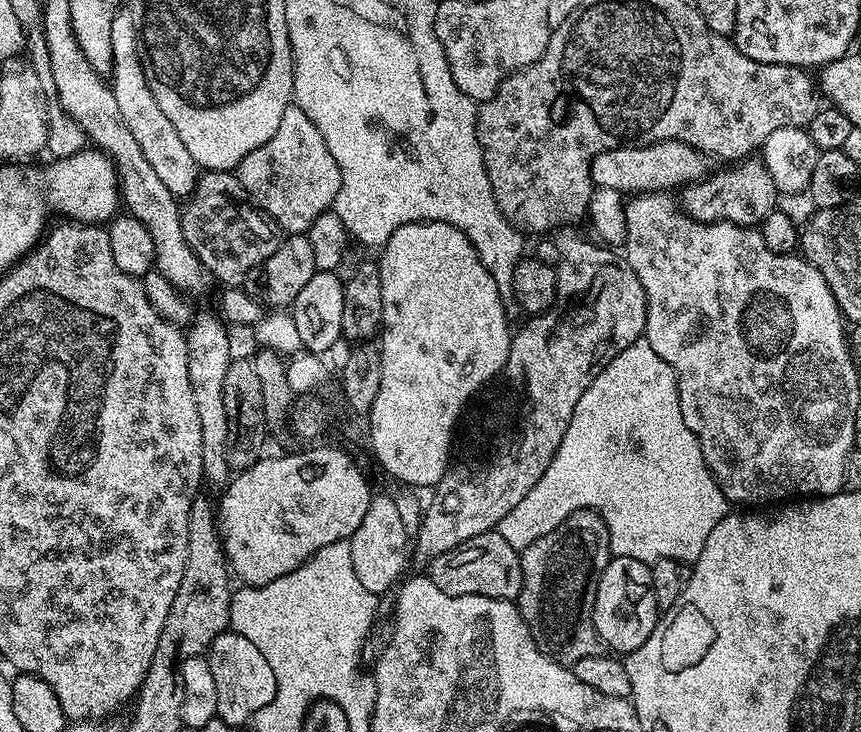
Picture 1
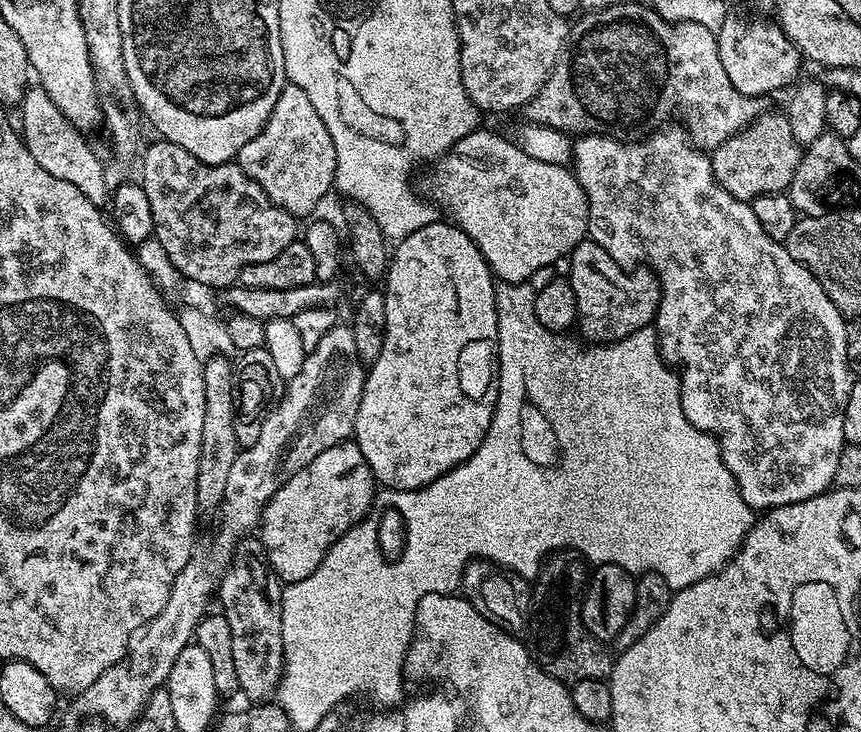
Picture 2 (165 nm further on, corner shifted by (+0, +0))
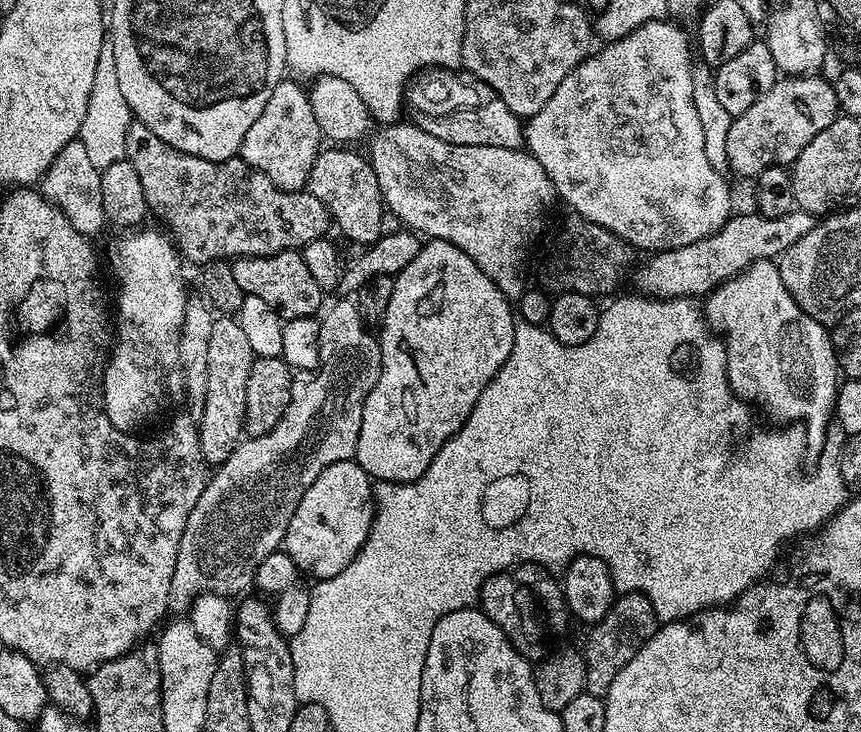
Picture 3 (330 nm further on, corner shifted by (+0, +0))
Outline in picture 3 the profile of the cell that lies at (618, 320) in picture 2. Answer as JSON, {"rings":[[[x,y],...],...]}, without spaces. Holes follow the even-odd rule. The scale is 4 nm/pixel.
{"rings":[[[799,210],[787,212],[778,218],[751,215],[733,215],[718,231],[706,238],[683,244],[681,248],[668,248],[665,252],[649,255],[648,261],[631,273],[630,280],[636,283],[635,291],[641,296],[661,300],[703,297],[730,277],[745,272],[754,262],[775,261],[786,250],[790,250],[798,238],[810,234],[818,222],[817,217]]]}

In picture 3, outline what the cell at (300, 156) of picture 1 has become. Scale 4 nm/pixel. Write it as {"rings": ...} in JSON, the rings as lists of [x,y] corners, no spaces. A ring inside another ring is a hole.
{"rings":[[[285,78],[274,86],[274,94],[266,101],[262,114],[258,114],[254,126],[246,130],[246,138],[242,138],[239,159],[256,168],[274,186],[287,192],[298,192],[307,189],[310,170],[316,161],[316,155],[322,151],[322,133],[318,120],[308,102],[308,93],[299,88],[291,78]]]}

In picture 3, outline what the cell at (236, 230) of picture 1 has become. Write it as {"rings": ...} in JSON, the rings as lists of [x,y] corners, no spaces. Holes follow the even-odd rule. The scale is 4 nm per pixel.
{"rings":[[[133,119],[129,129],[126,130],[124,159],[130,162],[130,166],[134,166],[134,171],[138,174],[138,179],[142,181],[142,194],[146,194],[146,202],[148,203],[151,215],[153,217],[157,216],[161,220],[159,223],[166,229],[167,235],[171,236],[173,244],[176,245],[181,257],[187,263],[189,260],[192,264],[205,266],[216,261],[231,262],[242,256],[272,256],[275,252],[299,250],[305,248],[310,242],[321,239],[327,233],[324,231],[330,228],[330,217],[326,206],[321,200],[314,198],[314,194],[310,194],[306,190],[298,192],[282,190],[278,186],[274,186],[274,182],[270,182],[270,178],[266,178],[266,174],[262,174],[256,168],[251,168],[248,163],[239,158],[231,160],[207,160],[206,158],[198,158],[197,156],[191,156],[185,152],[174,150],[174,146],[162,142],[162,138],[158,138],[158,134],[154,134],[154,130],[150,130],[138,119]]]}

